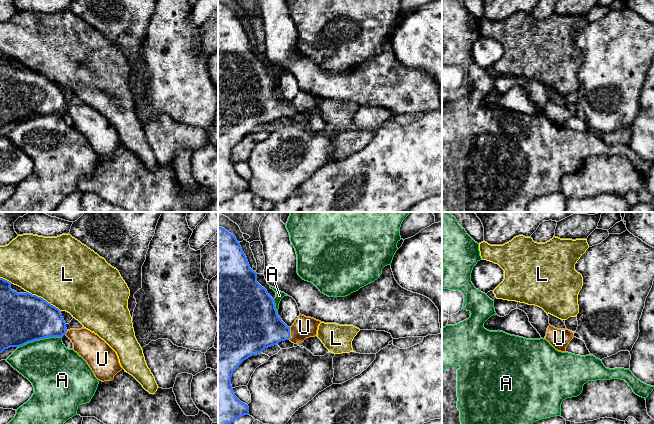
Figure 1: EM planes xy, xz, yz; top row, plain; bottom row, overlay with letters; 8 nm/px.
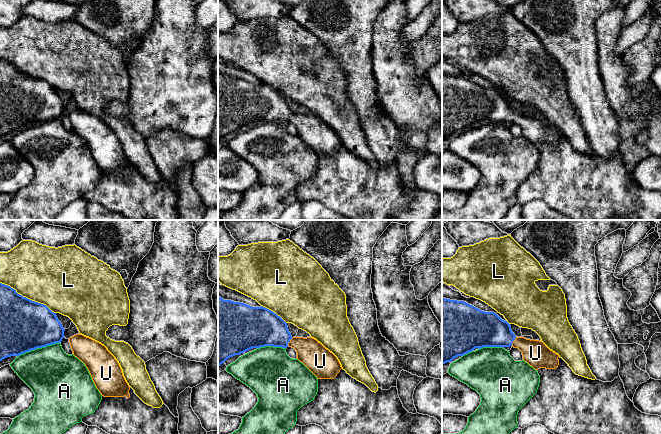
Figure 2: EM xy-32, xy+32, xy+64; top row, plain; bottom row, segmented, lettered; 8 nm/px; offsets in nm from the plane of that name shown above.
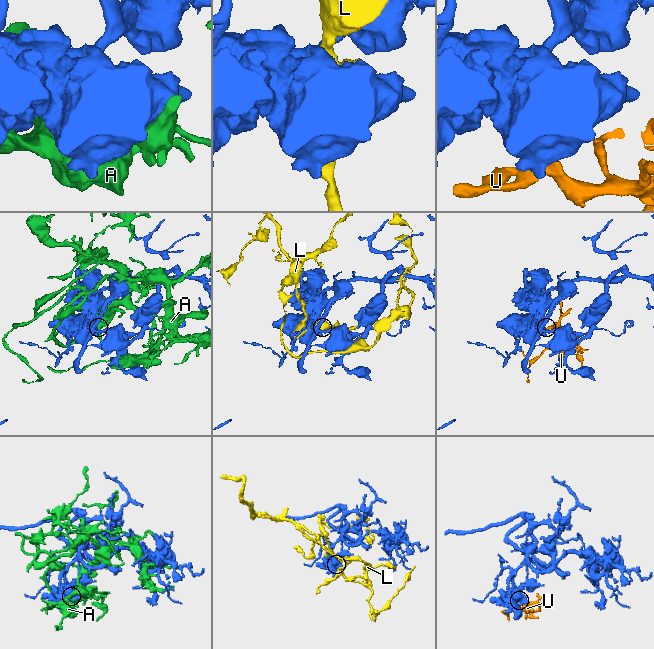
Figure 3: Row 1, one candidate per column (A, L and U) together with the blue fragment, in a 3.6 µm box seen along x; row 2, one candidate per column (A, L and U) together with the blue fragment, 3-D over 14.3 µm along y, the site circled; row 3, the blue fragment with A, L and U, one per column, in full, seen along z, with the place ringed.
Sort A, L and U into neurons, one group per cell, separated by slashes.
A / L / U

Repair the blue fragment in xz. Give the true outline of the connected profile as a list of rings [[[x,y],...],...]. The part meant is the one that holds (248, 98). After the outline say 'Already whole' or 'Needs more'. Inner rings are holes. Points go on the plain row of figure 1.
[[[218,3],[218,205],[249,190],[248,181],[235,172],[231,161],[232,150],[239,141],[249,133],[281,117],[290,116],[294,120],[299,120],[306,114],[317,112],[320,99],[319,96],[300,90],[293,101],[288,103],[278,92],[273,74],[257,58],[257,49],[250,44],[240,18],[233,10]]]. Needs more

